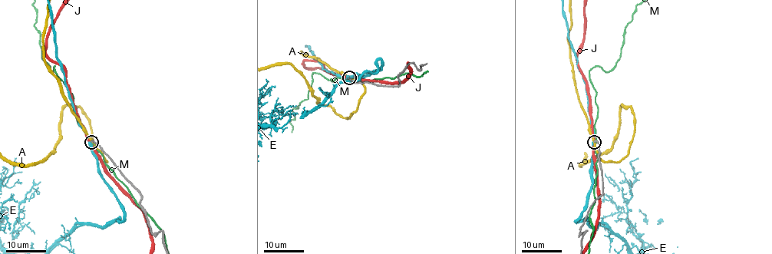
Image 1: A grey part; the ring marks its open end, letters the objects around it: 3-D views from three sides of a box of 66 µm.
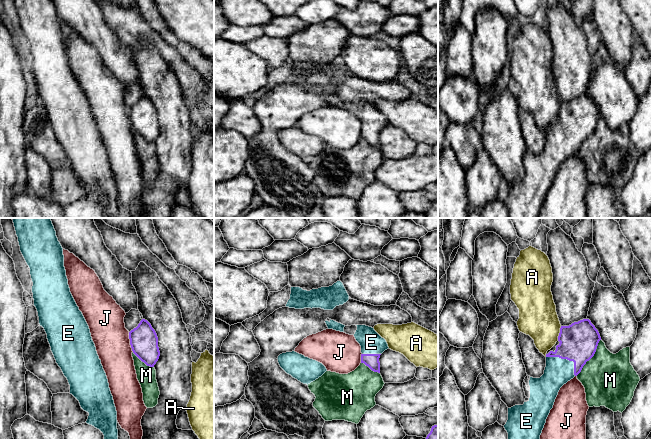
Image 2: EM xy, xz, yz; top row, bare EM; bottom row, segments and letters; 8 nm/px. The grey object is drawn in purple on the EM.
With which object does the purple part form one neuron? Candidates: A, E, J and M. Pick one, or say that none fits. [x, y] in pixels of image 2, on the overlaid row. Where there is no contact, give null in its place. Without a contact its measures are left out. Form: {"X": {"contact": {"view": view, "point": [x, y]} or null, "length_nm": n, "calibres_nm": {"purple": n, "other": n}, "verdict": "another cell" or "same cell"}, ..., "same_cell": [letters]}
{"A": {"contact": {"view": "yz", "point": [559, 333]}, "length_nm": 120, "calibres_nm": {"purple": 300, "other": 300}, "verdict": "another cell"}, "E": {"contact": {"view": "yz", "point": [566, 358]}, "length_nm": 280, "calibres_nm": {"purple": 300, "other": 220}, "verdict": "same cell"}, "J": {"contact": {"view": "xy", "point": [130, 342]}, "length_nm": 170, "calibres_nm": {"purple": 220, "other": 280}, "verdict": "another cell"}, "M": {"contact": {"view": "yz", "point": [591, 357]}, "length_nm": 360, "calibres_nm": {"purple": 300, "other": 420}, "verdict": "another cell"}, "same_cell": ["E"]}

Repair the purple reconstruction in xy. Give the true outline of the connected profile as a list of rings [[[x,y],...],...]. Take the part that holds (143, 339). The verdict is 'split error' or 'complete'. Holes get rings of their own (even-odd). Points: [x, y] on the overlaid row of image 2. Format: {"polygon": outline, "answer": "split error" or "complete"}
{"polygon": [[[142,319],[138,326],[129,332],[133,353],[147,366],[154,367],[159,359],[158,337],[151,324]]], "answer": "complete"}

